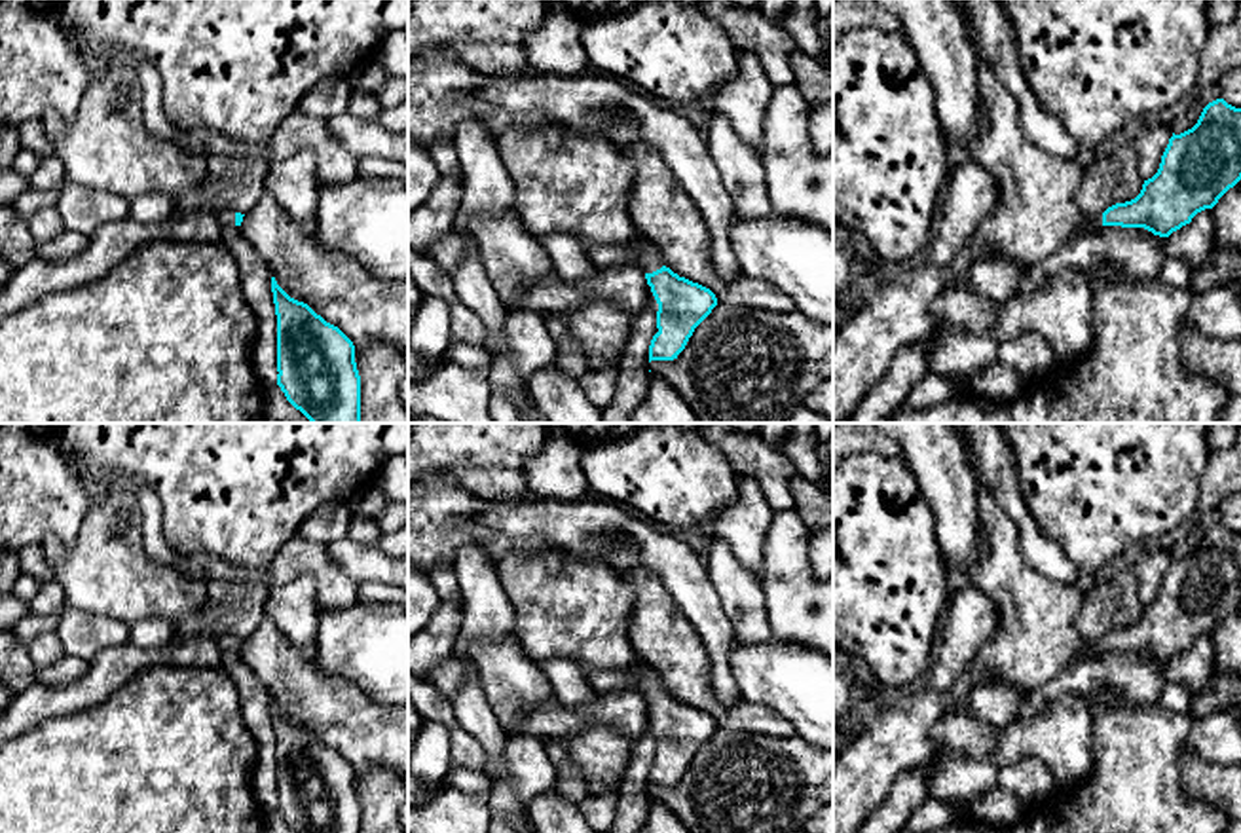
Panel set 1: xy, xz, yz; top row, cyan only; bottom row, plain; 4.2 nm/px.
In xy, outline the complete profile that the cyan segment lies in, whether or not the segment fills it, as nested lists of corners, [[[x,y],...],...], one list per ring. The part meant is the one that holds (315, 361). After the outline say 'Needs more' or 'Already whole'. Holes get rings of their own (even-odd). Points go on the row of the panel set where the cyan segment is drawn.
[[[271,277],[277,315],[277,385],[287,400],[311,423],[361,423],[361,376],[355,362],[353,342],[334,324],[326,323],[307,304],[290,298]]]. Already whole

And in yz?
[[[1224,99],[1209,102],[1197,123],[1169,139],[1158,173],[1140,194],[1091,214],[1091,228],[1144,228],[1159,237],[1213,209],[1241,180],[1241,108]]]. Needs more

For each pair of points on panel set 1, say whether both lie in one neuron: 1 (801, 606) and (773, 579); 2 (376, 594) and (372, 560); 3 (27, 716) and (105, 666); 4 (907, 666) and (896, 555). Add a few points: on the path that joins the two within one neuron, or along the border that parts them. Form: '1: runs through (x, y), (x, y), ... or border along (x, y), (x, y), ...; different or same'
1: runs through (794, 598), (780, 585); same
2: border along (388, 583), (357, 585); different
3: runs through (46, 703), (71, 699), (86, 685); same
4: runs through (902, 638), (900, 587), (896, 583); same

